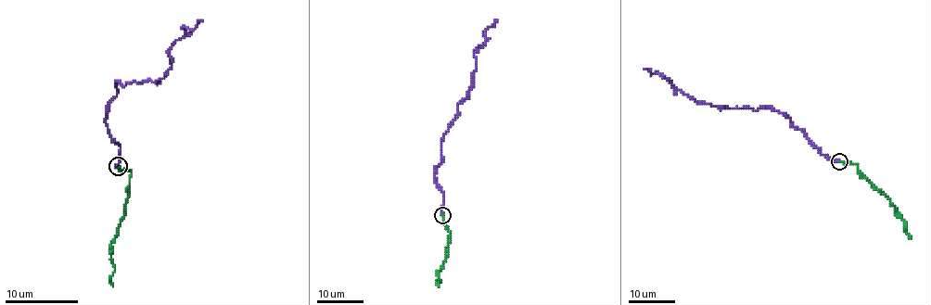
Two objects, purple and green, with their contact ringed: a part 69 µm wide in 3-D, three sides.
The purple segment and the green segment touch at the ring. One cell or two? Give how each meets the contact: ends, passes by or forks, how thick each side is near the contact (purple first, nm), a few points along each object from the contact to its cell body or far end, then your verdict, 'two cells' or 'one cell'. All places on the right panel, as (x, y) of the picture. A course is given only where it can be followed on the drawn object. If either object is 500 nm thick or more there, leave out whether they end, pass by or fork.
purple ends; green ends; calibres 340 and 200 nm; course purple (839, 161), (822, 155), (786, 116), (770, 107), (756, 109), (697, 103), (666, 77), (643, 68); course green (839, 161), (857, 166), (897, 211), (911, 237); one cell

